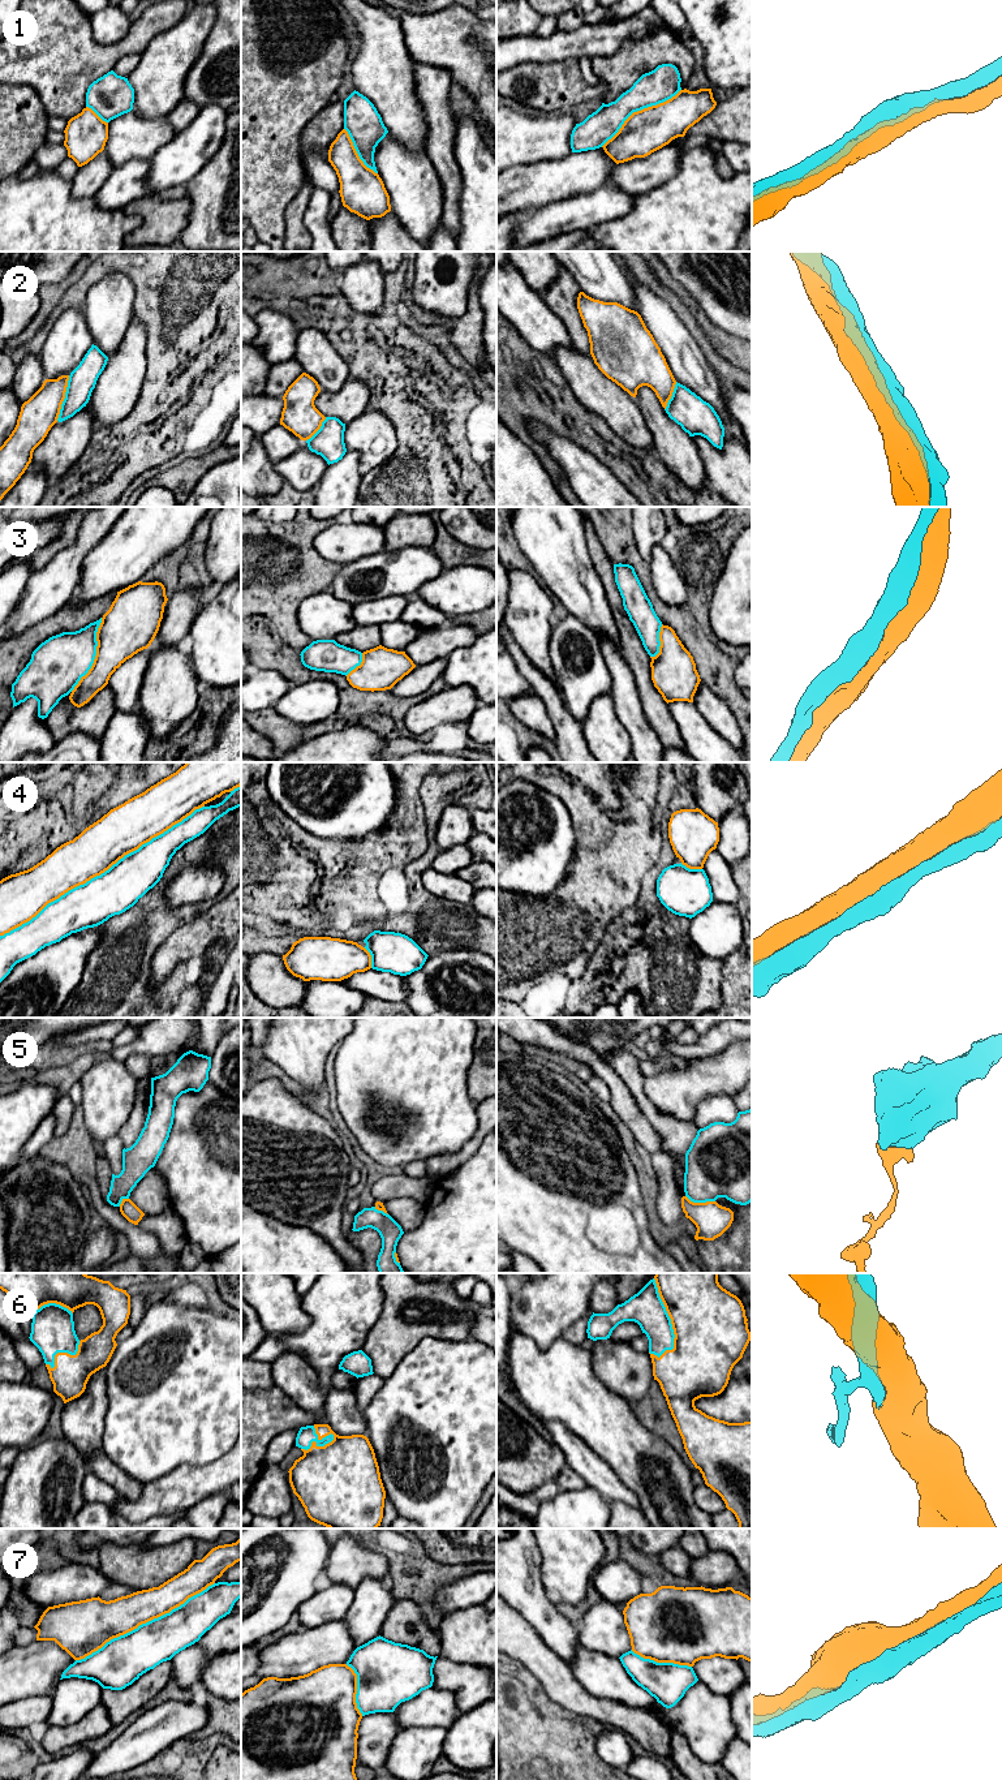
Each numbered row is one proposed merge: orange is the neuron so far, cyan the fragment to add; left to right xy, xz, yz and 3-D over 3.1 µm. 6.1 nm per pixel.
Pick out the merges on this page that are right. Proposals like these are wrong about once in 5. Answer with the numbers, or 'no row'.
1, 2, 3, 4, 6

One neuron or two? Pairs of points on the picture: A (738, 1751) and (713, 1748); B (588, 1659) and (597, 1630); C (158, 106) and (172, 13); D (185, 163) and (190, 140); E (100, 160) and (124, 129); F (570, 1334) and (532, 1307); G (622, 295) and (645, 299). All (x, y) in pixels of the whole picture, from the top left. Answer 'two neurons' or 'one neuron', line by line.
A: two neurons
B: two neurons
C: two neurons
D: one neuron
E: two neurons
F: two neurons
G: two neurons

